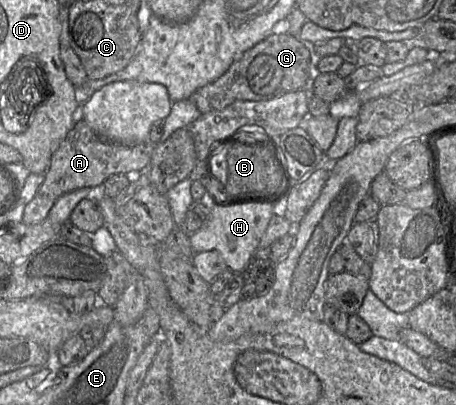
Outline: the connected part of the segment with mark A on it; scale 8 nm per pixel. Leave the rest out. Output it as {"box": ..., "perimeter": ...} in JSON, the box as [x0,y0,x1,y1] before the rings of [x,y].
{"box":[23,120,154,225],"perimeter":[[[84,120],[74,123],[53,153],[50,166],[44,172],[44,182],[33,199],[25,206],[23,223],[33,225],[42,222],[48,217],[49,211],[60,196],[80,188],[101,187],[113,174],[125,174],[132,181],[133,176],[146,170],[154,145],[150,142],[139,145],[109,142],[97,136]]]}

